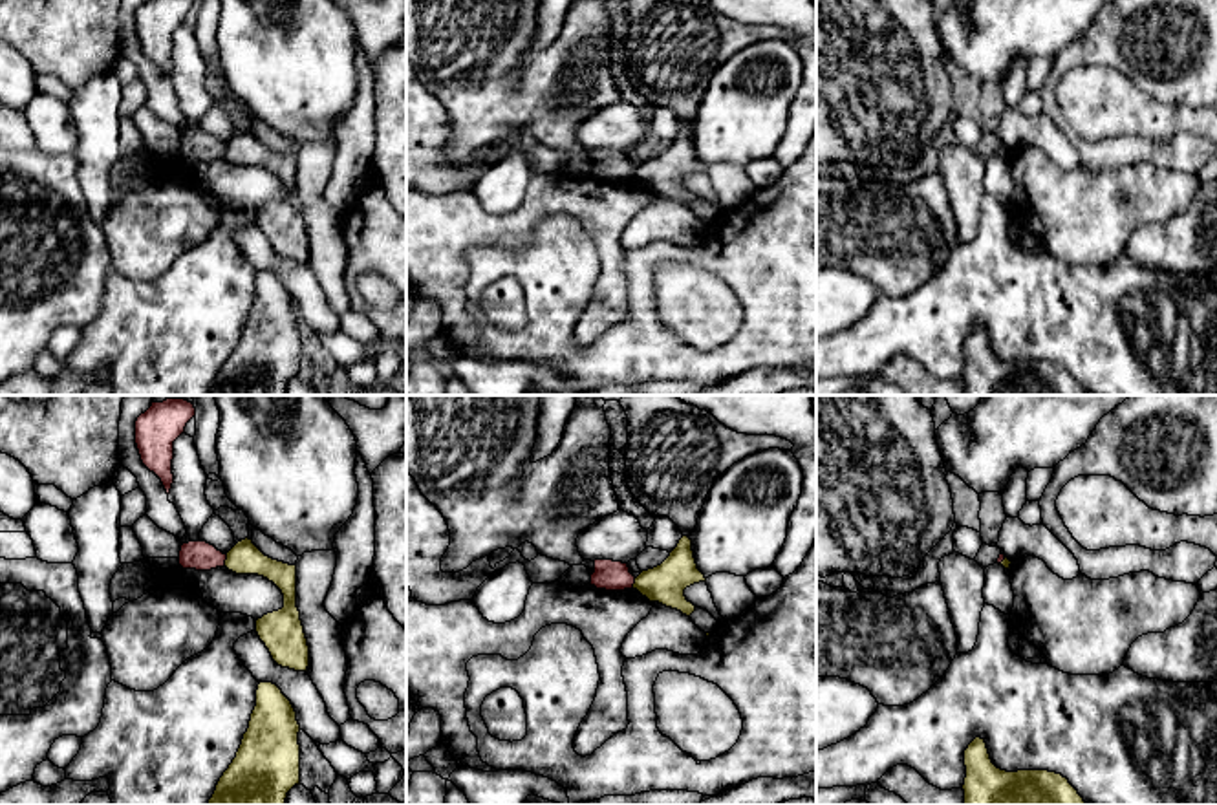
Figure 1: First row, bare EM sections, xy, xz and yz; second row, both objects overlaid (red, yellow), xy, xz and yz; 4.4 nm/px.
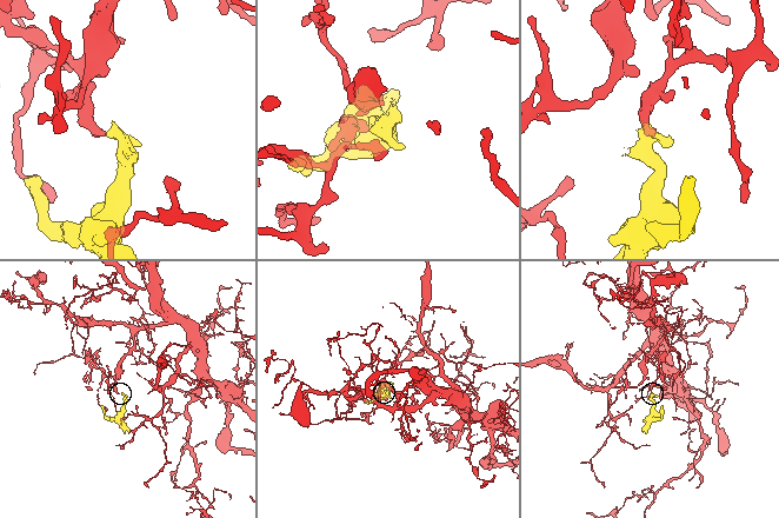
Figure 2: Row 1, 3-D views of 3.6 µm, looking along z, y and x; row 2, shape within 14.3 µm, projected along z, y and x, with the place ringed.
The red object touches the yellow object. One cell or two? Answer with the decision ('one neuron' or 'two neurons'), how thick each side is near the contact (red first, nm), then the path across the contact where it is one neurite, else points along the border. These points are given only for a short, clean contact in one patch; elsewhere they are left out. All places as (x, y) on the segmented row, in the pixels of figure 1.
two neurons; 130 nm thick on the red side, 140 nm on the other; border along xy (227, 555), (224, 564)

